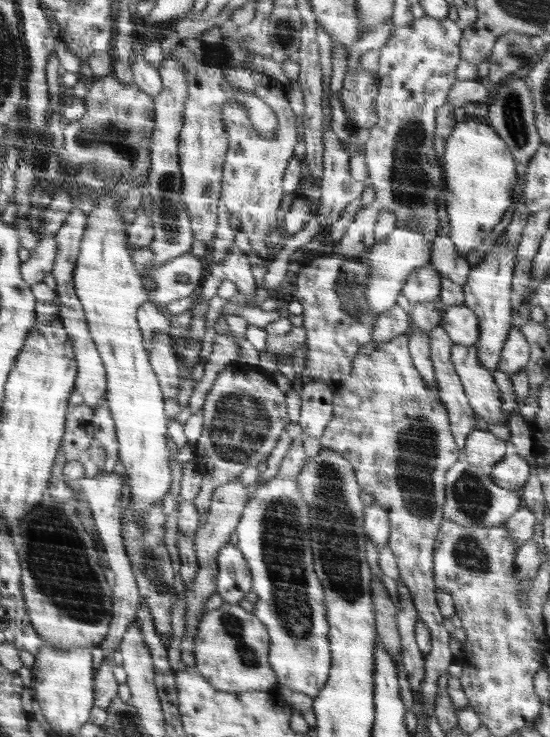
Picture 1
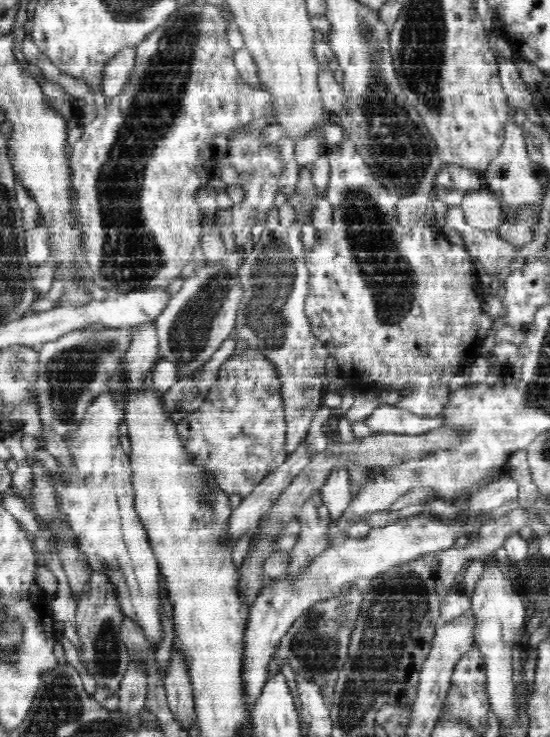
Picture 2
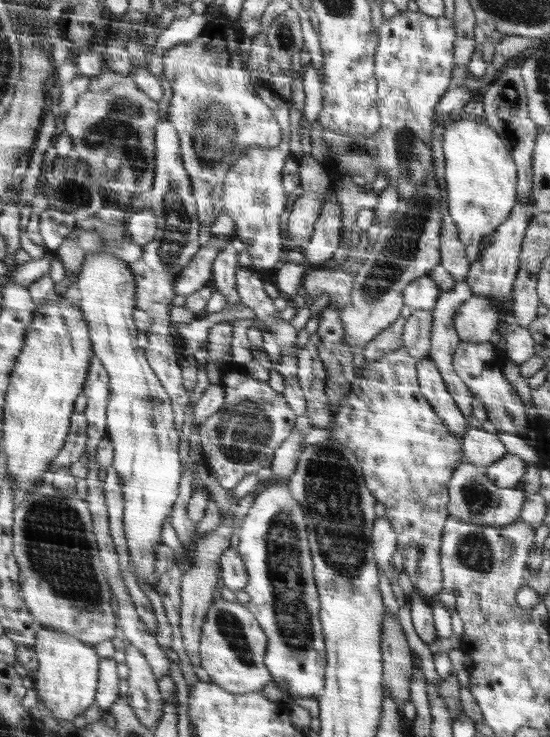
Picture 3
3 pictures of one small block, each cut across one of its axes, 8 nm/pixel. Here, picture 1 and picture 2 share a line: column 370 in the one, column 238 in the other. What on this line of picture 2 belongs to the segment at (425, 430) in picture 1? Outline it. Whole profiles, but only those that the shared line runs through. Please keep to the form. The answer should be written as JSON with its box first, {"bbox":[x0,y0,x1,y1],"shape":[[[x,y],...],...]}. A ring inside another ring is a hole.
{"bbox":[177,348,287,498],"shape":[[[247,348],[241,353],[234,353],[222,363],[217,381],[210,387],[206,400],[177,425],[180,436],[184,436],[183,444],[188,444],[187,451],[192,452],[191,456],[196,456],[195,464],[204,464],[203,468],[208,468],[207,472],[216,476],[216,484],[220,484],[224,492],[240,494],[242,498],[250,496],[252,490],[286,460],[284,444],[287,424],[280,388],[276,367],[268,362],[262,351]]]}

